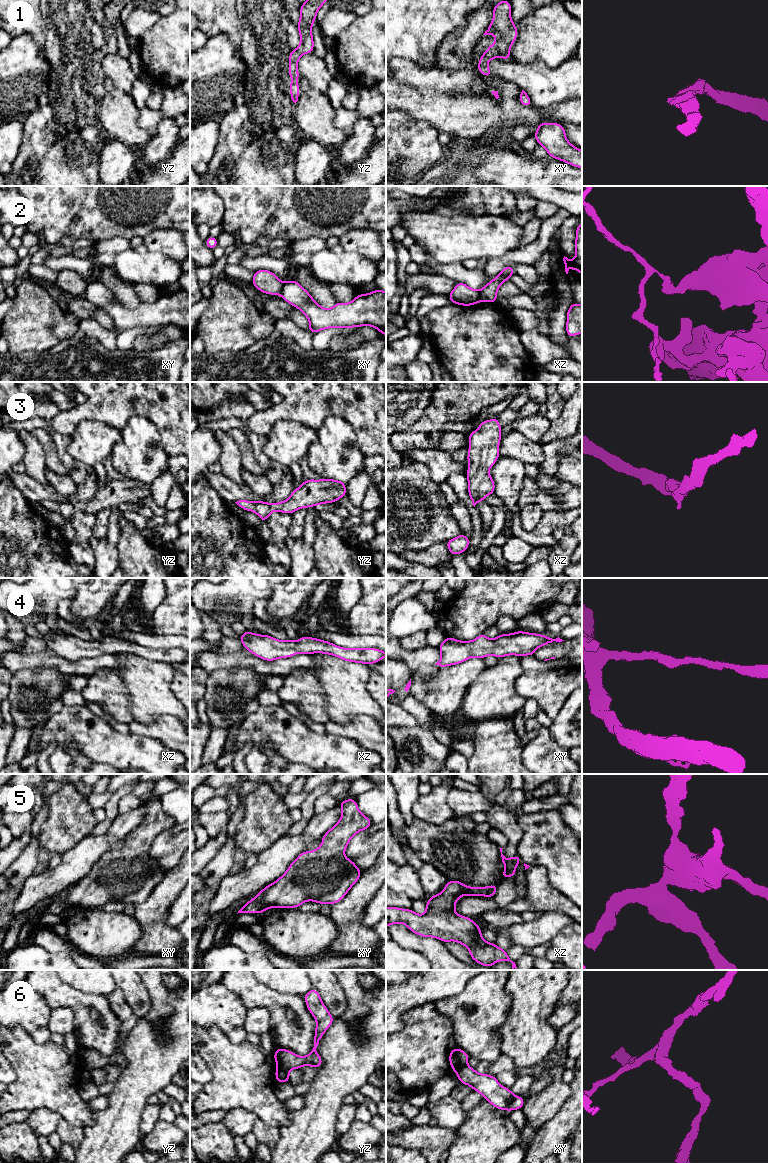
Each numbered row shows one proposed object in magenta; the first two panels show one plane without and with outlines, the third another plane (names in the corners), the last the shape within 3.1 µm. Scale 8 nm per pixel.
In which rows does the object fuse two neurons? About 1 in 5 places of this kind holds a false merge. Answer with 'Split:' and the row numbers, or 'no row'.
Split: 2, 6

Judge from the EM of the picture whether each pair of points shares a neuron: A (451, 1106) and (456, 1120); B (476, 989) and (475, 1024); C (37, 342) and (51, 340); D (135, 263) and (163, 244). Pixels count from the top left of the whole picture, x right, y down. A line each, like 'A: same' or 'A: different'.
A: same
B: same
C: same
D: different

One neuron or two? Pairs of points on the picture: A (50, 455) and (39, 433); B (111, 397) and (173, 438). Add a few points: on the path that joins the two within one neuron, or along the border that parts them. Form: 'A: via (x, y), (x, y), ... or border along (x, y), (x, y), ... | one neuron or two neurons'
A: via (50, 450), (44, 438) | one neuron
B: via (129, 394), (137, 394), (165, 420) | one neuron

